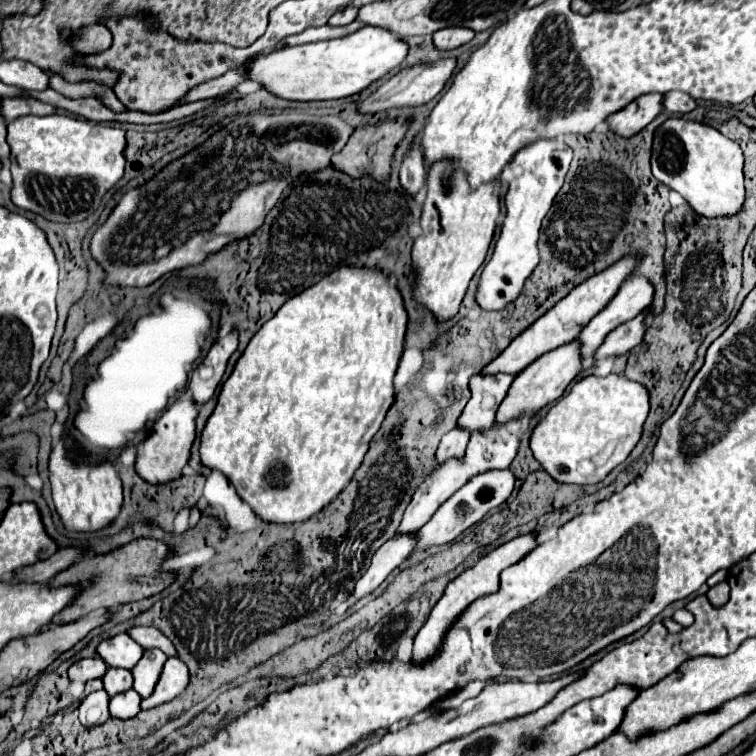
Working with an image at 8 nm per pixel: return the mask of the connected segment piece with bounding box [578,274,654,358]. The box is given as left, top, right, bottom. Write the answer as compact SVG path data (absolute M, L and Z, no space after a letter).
M632 274L618 290L618 294L610 300L610 304L598 312L588 326L580 332L580 342L584 342L584 358L594 356L604 338L620 324L632 320L644 308L652 304L654 286L648 278L640 274Z

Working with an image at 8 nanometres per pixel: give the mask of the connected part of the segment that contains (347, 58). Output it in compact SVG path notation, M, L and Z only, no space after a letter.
M364 26L344 38L300 46L284 46L266 54L256 54L244 66L246 78L258 82L270 94L284 100L310 102L352 96L364 90L374 80L388 74L392 68L400 66L406 56L408 46L402 40L394 38L384 28Z

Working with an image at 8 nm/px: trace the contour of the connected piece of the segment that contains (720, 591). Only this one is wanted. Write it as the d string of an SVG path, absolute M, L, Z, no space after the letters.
M724 580L724 582L716 584L714 588L710 588L706 596L708 596L708 600L712 602L712 606L720 608L720 606L724 606L724 604L728 602L728 594L730 594L730 588L728 588L728 582Z

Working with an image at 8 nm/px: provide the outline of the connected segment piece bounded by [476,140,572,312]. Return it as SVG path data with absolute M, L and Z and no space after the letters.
M538 140L526 146L524 150L520 150L516 158L510 162L514 178L510 180L508 192L504 196L506 216L492 258L484 266L476 290L476 304L482 310L486 312L504 310L522 294L524 282L540 262L538 236L540 236L542 220L552 208L552 202L564 184L564 176L568 172L570 160L572 160L572 150L564 142Z

